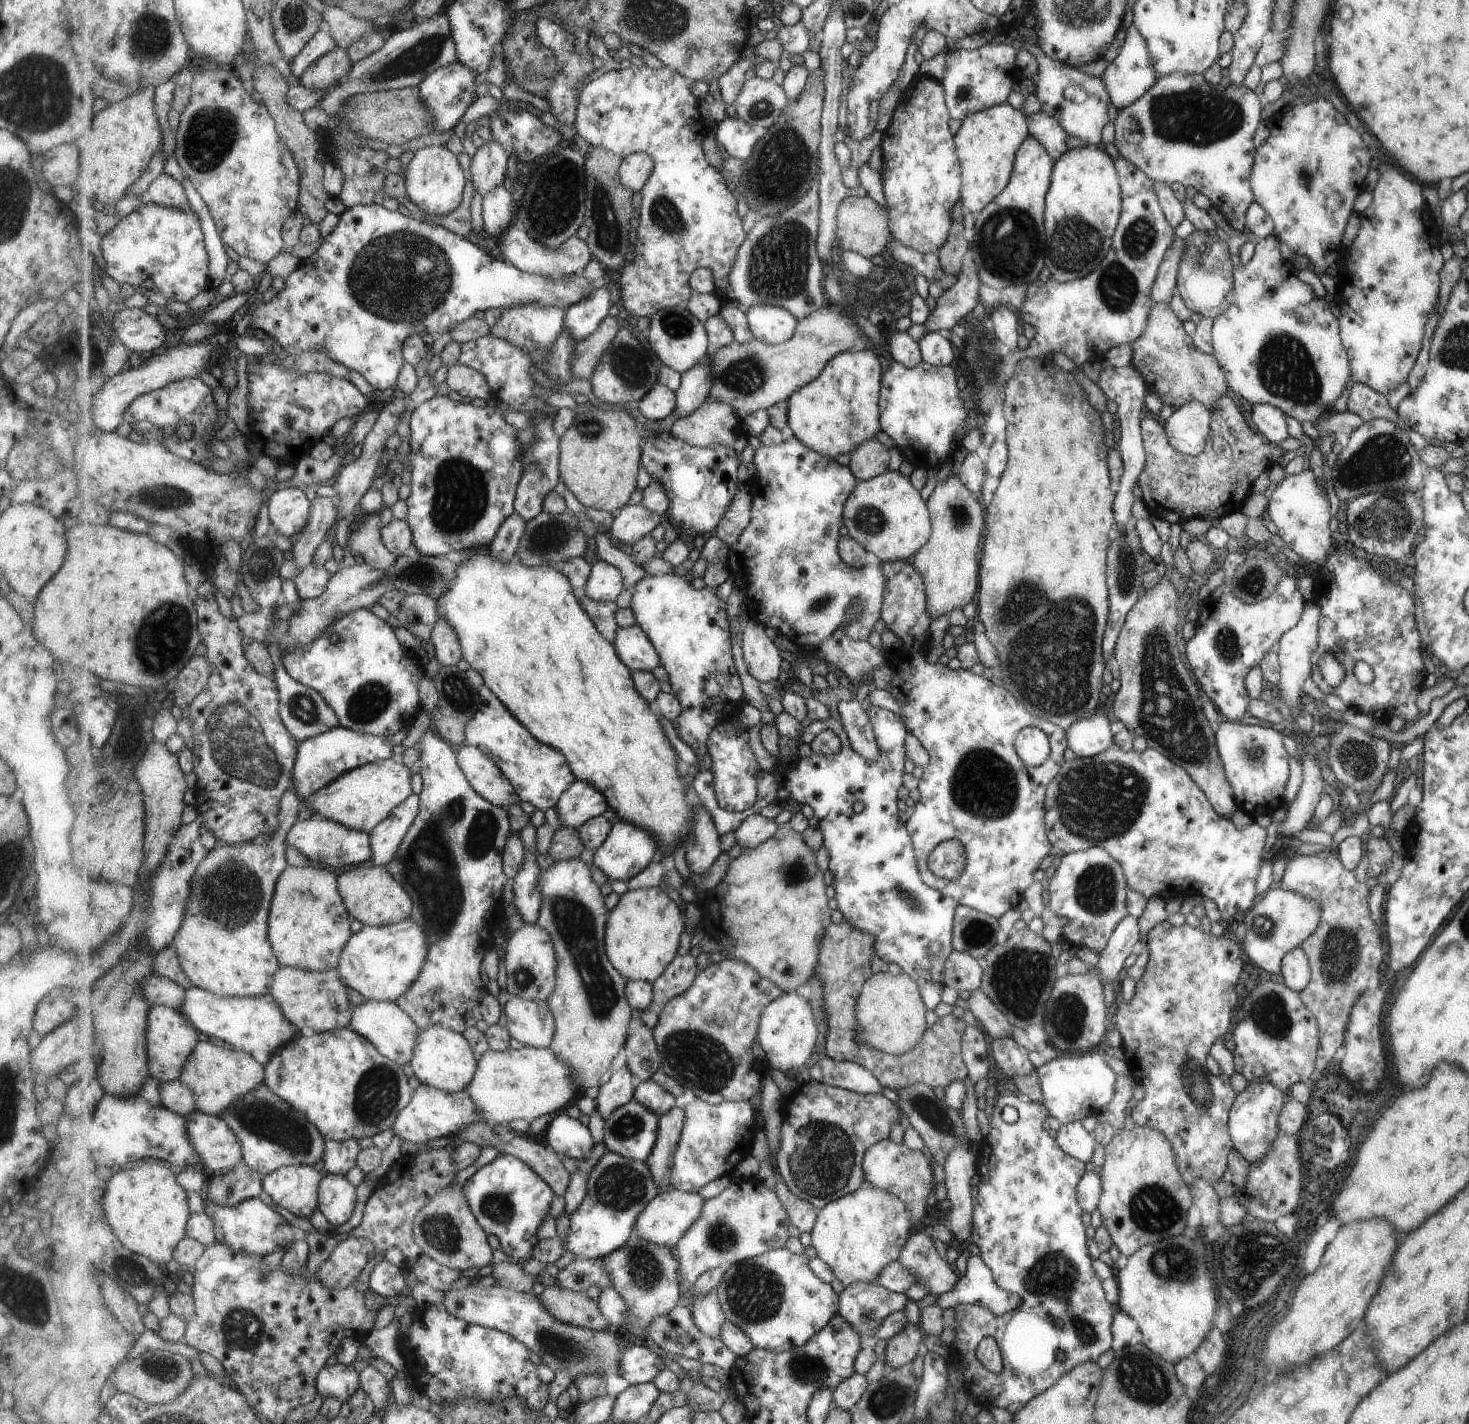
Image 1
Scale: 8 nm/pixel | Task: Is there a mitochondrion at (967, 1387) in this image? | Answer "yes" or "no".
no

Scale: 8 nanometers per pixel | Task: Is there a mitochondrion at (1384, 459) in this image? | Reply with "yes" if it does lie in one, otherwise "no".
yes

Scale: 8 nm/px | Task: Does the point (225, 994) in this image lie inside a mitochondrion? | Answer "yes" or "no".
no

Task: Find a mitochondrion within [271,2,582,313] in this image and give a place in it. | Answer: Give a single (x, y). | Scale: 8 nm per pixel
(423, 53)

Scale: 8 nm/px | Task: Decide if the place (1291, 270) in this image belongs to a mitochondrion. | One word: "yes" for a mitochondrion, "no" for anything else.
no

